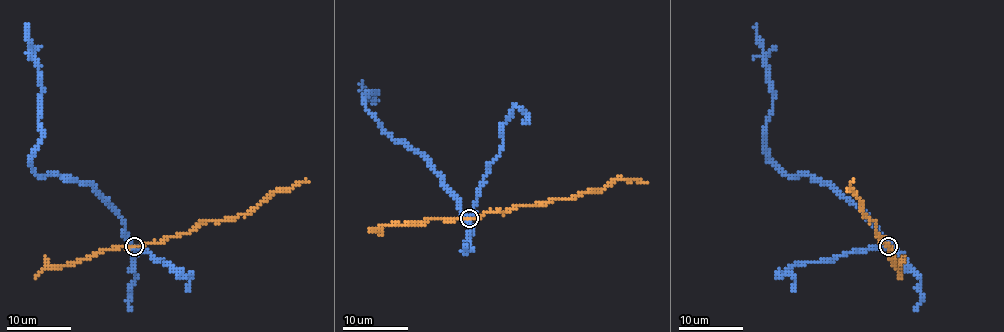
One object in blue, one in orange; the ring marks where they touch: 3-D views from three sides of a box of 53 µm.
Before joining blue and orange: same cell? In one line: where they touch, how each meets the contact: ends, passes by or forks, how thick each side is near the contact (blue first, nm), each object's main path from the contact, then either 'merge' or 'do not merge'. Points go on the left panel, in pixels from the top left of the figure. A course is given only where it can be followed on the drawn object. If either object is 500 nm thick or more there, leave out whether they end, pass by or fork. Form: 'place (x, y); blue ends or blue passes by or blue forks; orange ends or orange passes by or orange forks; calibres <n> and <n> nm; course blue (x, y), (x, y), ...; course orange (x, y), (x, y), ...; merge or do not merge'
place (134, 246); blue forks; orange passes by; calibres 360 and 200 nm; course blue (134, 247), (124, 221), (90, 184), (37, 174), (31, 158), (39, 142), (41, 91), (28, 23); course orange (134, 247), (163, 242), (168, 237), (190, 232), (206, 221), (237, 218), (280, 190), (288, 190), (308, 181); do not merge

